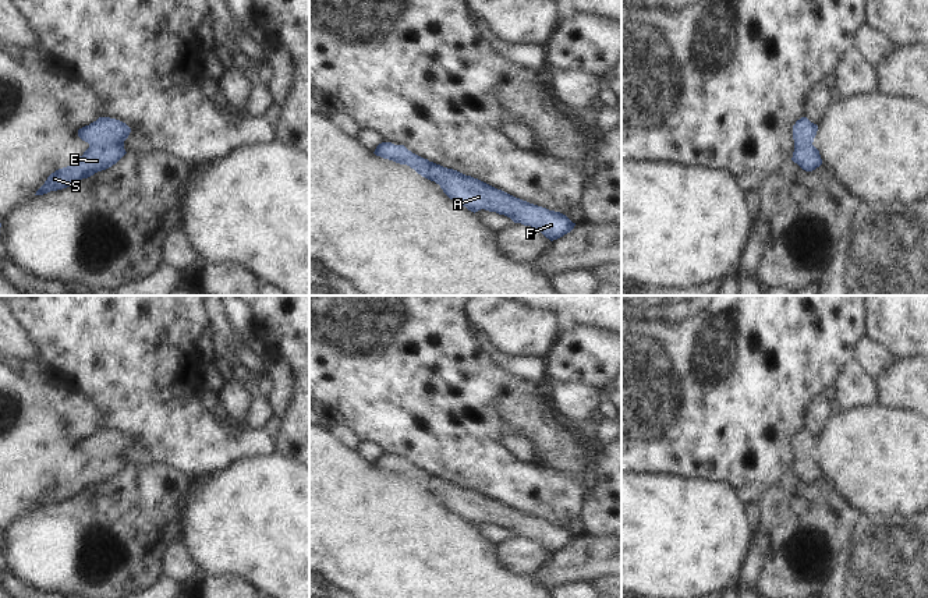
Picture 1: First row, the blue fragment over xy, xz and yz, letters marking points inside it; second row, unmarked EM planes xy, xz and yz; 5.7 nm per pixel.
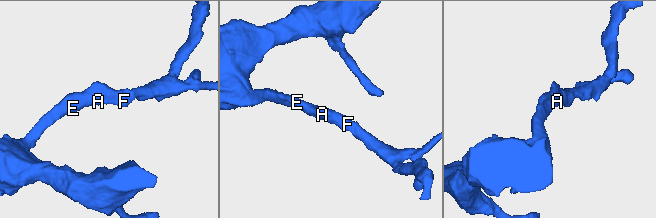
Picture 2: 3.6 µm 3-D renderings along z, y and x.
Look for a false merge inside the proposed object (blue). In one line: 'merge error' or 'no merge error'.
no merge error

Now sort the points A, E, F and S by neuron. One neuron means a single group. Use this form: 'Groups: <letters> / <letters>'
Groups: A E F S

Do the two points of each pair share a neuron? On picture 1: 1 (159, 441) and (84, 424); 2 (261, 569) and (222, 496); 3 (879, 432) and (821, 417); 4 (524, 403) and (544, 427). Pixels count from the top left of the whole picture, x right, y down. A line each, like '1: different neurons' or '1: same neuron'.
1: different neurons
2: same neuron
3: different neurons
4: same neuron

